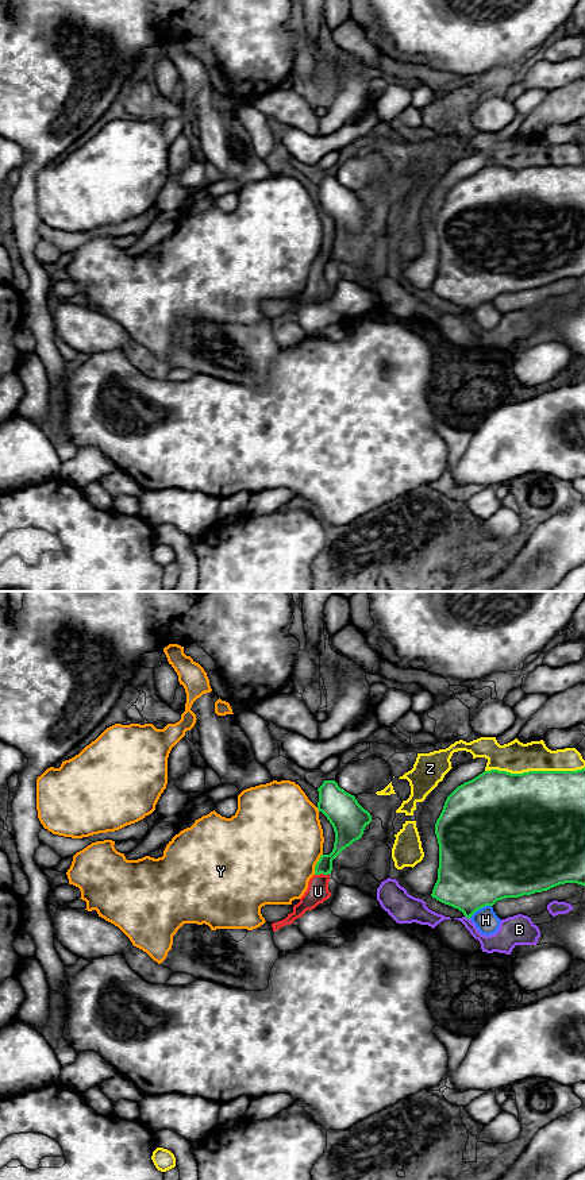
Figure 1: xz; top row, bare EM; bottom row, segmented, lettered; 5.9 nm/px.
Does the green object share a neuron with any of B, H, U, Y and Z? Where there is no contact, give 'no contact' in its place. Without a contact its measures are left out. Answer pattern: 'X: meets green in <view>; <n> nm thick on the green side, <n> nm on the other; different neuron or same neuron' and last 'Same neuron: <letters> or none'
B: meets green in xz; 400 nm thick on the green side, 140 nm on the other; different neuron
H: meets green in xz; 480 nm thick on the green side, 140 nm on the other; different neuron
U: meets green in xz; 110 nm thick on the green side, 130 nm on the other; same neuron
Y: meets green in xz; 130 nm thick on the green side, 480 nm on the other; different neuron
Z: meets green in xz; 500 nm thick on the green side, 190 nm on the other; different neuron
Same neuron: U

